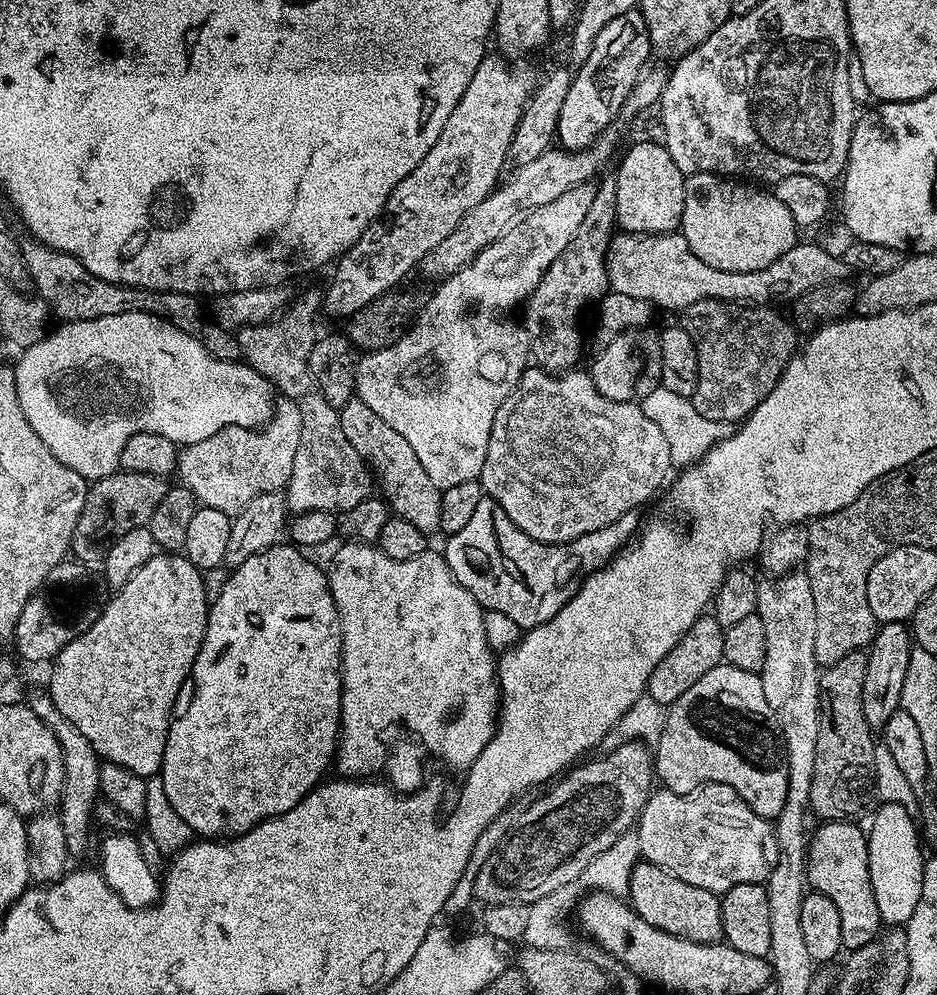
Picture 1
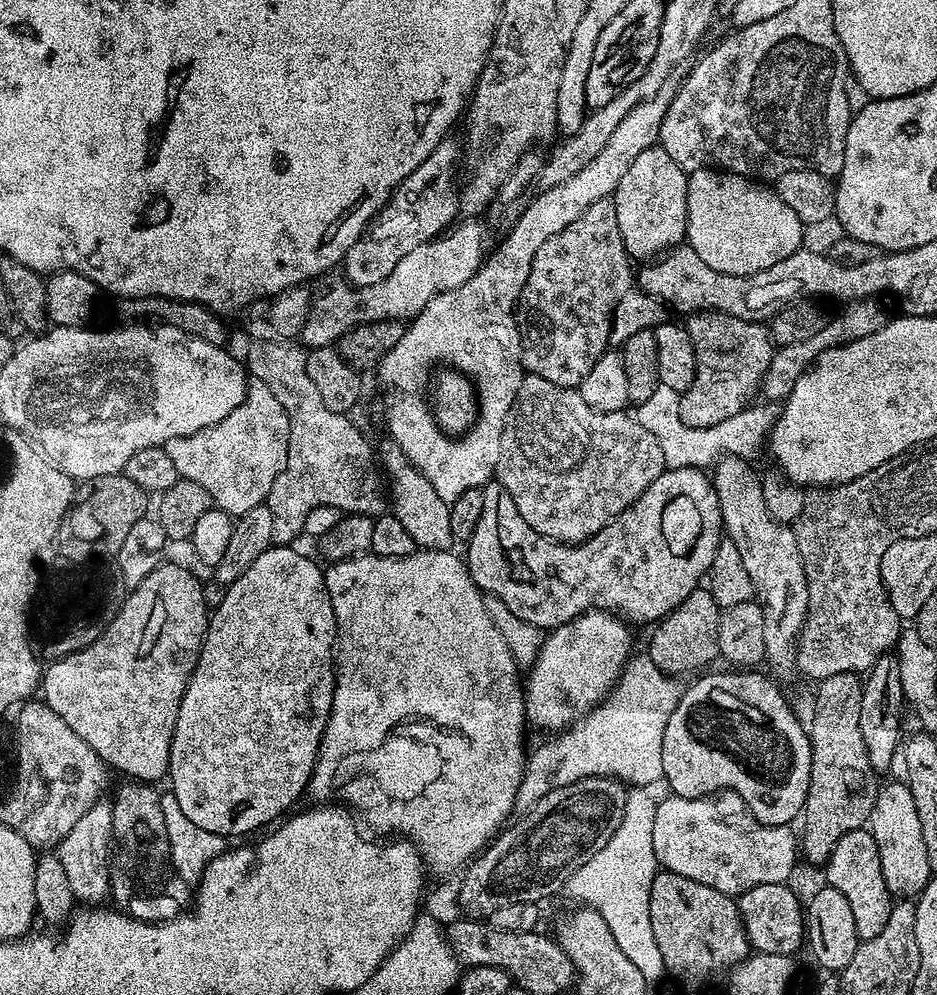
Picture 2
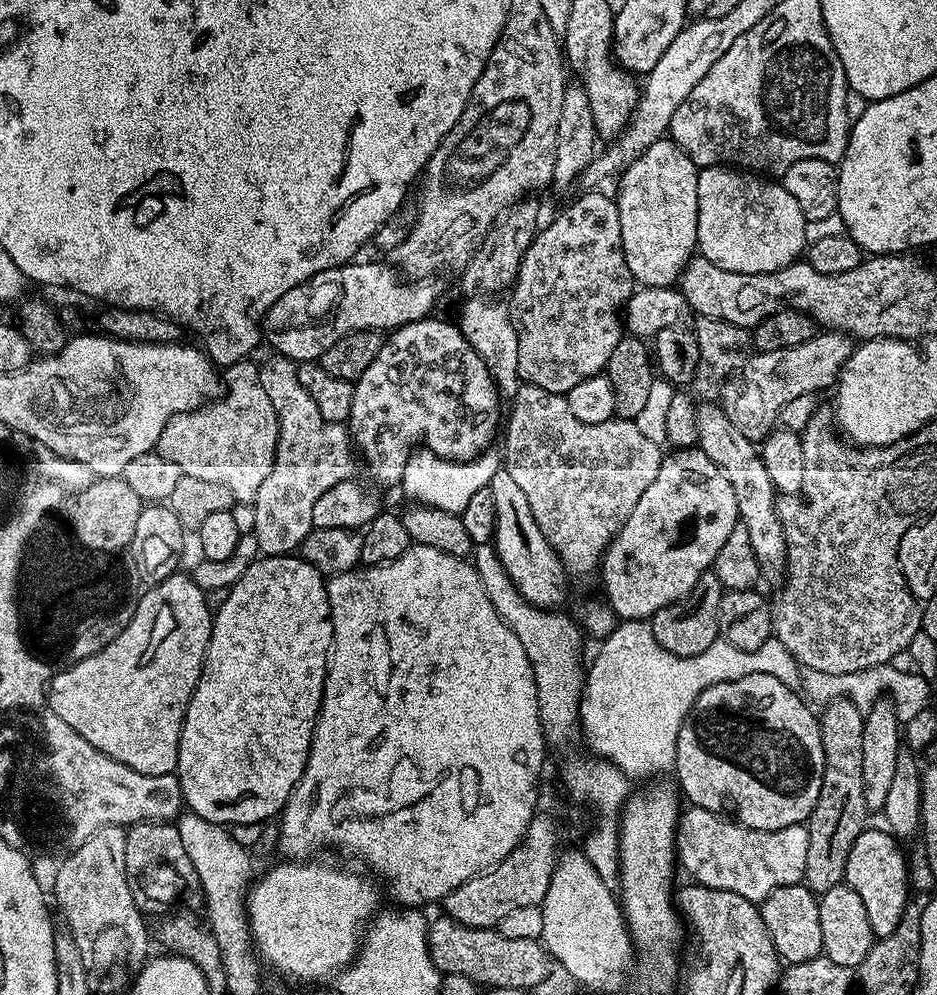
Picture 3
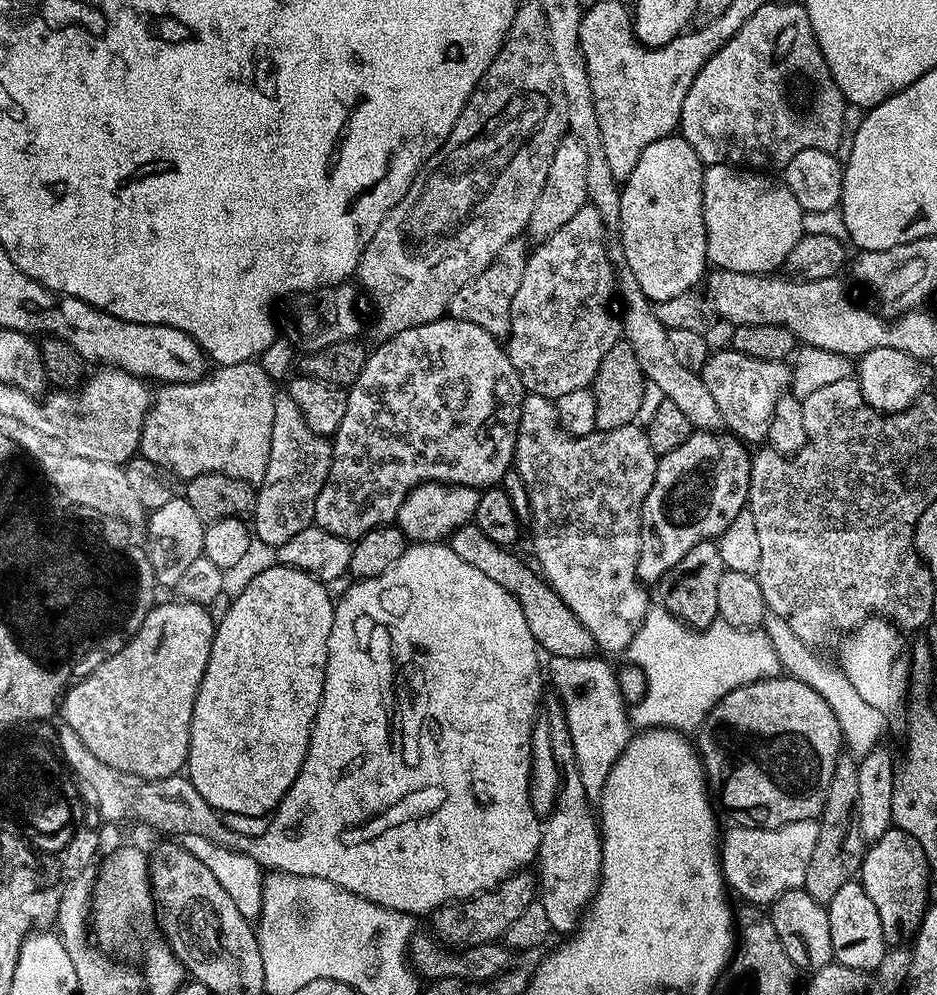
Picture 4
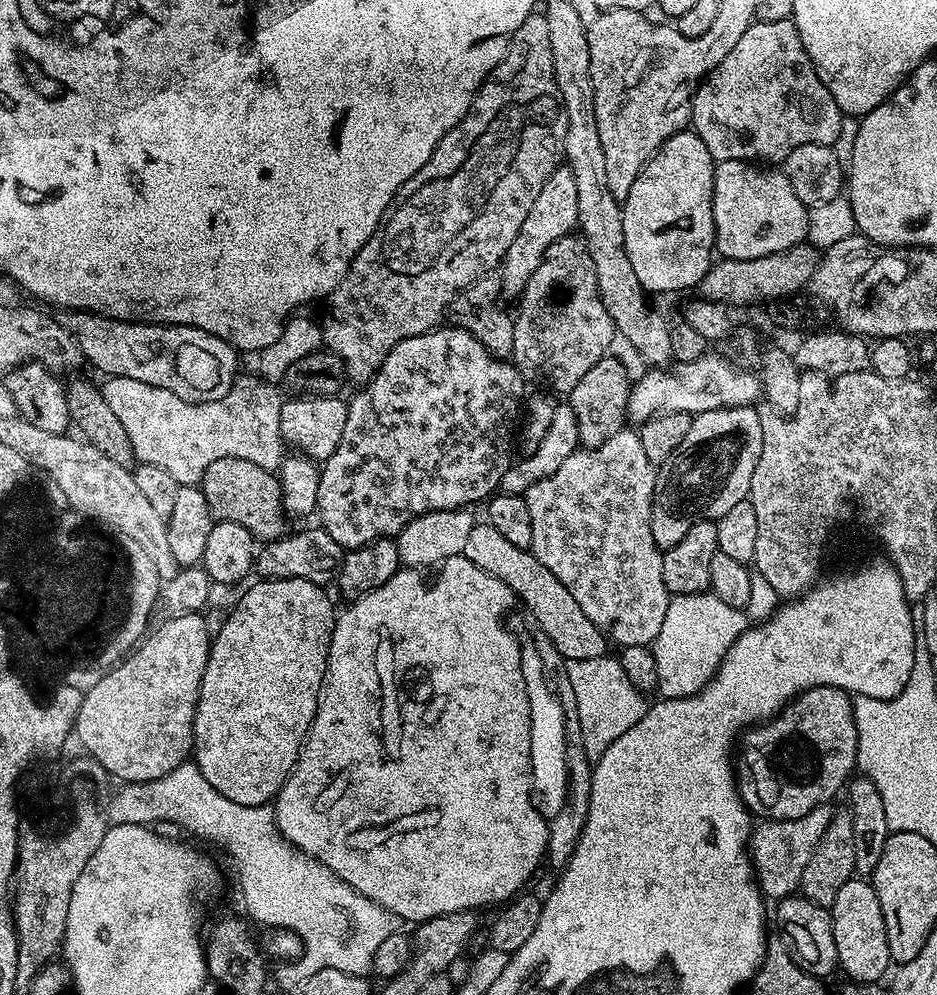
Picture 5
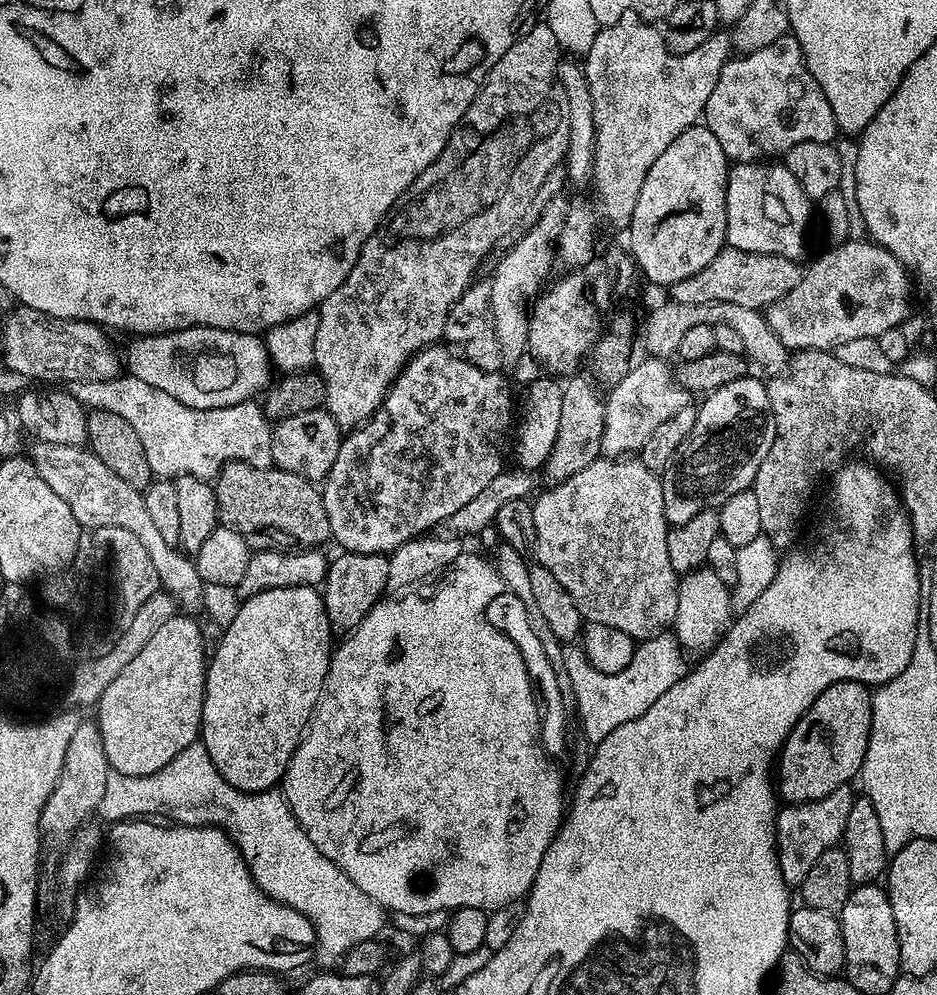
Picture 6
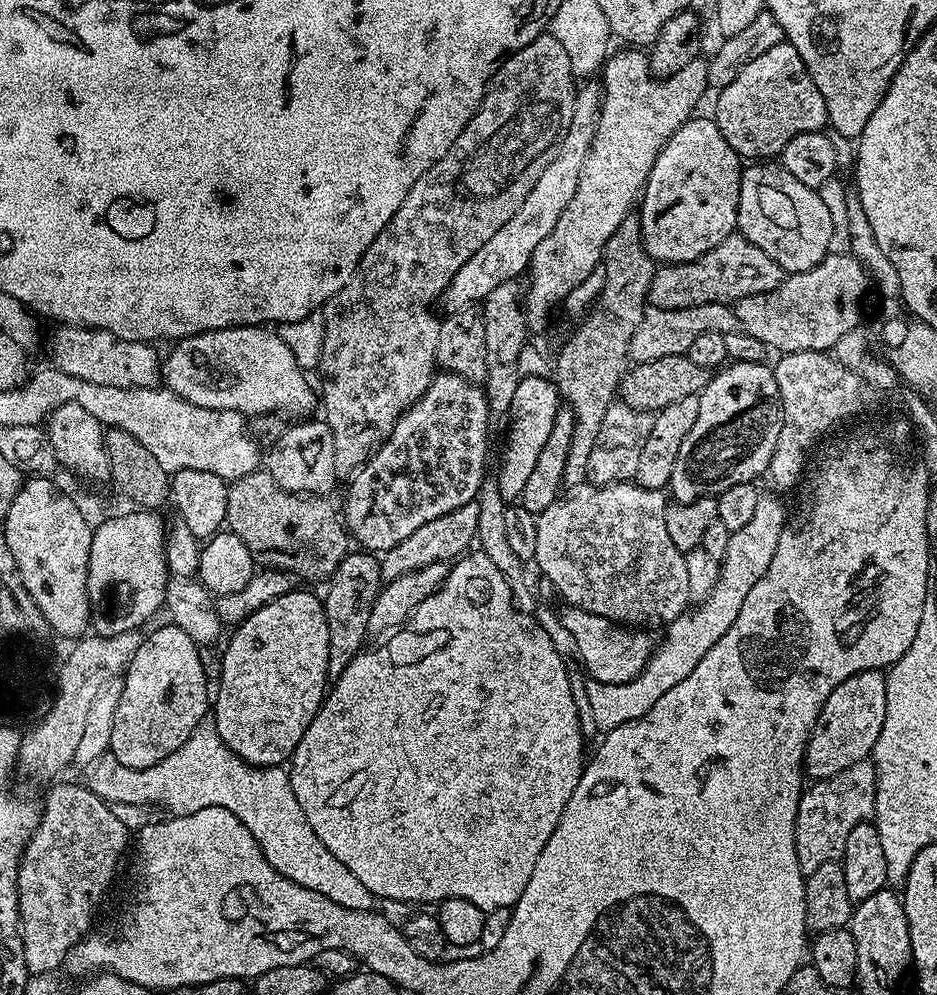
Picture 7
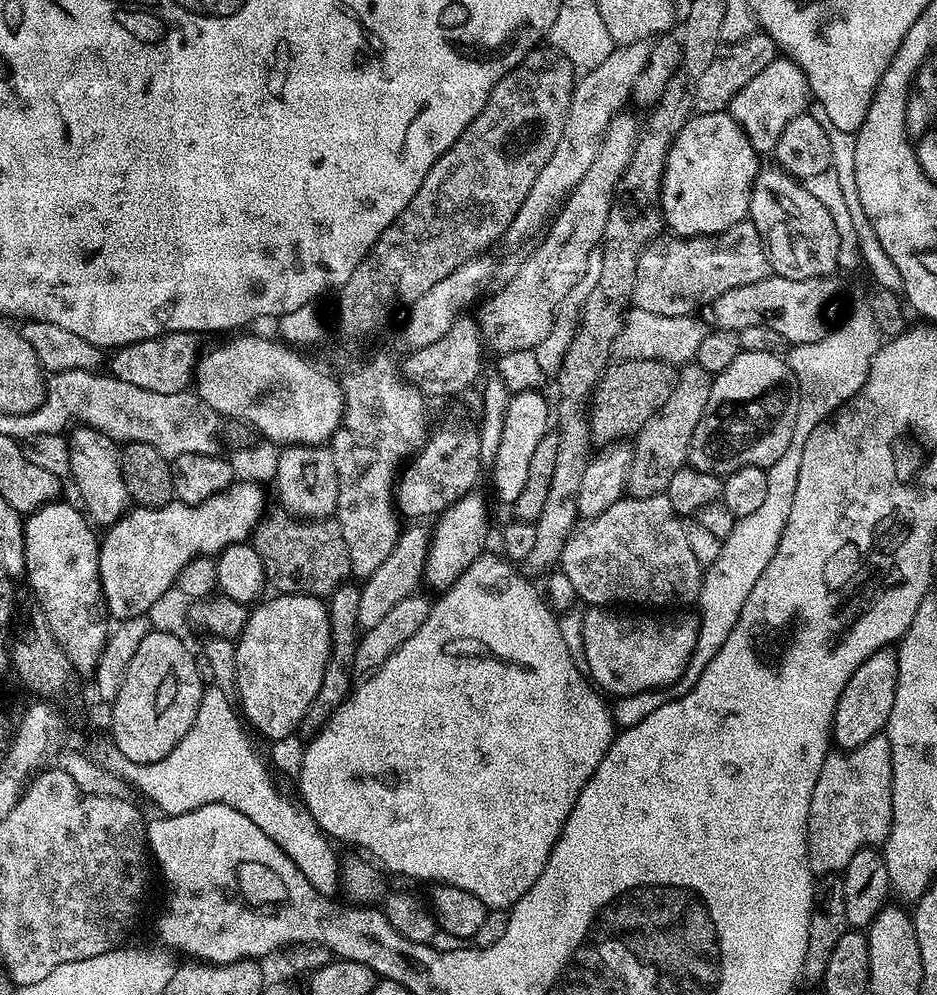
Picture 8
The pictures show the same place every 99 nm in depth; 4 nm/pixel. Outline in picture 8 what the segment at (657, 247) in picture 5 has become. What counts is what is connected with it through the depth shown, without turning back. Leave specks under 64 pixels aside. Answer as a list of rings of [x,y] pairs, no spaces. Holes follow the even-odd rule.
[[[731,111],[702,112],[689,118],[672,143],[660,187],[660,210],[667,231],[669,228],[672,231],[669,233],[676,238],[717,236],[722,230],[730,230],[730,226],[749,219],[752,187],[756,175],[762,171],[760,160],[761,157],[754,146],[750,146],[750,140],[746,138],[742,126],[734,122]]]

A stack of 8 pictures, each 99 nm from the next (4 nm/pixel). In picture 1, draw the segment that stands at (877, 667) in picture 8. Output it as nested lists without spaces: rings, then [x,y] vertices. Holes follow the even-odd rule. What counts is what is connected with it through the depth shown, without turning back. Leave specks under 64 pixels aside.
[[[720,663],[714,666],[714,670],[709,670],[703,676],[698,678],[698,682],[694,682],[694,686],[690,686],[690,690],[686,690],[686,694],[682,694],[682,698],[678,698],[667,709],[664,718],[664,729],[660,732],[660,739],[654,744],[654,776],[657,781],[660,780],[665,789],[669,792],[677,792],[678,794],[686,794],[699,788],[701,784],[728,784],[737,792],[741,798],[750,806],[750,810],[754,810],[758,815],[765,818],[774,818],[782,810],[782,806],[786,806],[786,790],[788,789],[788,750],[784,745],[784,735],[780,729],[778,718],[774,714],[774,710],[770,710],[770,702],[766,702],[766,694],[762,691],[762,682],[759,675],[746,670],[738,670],[738,666],[730,666],[726,663]]]

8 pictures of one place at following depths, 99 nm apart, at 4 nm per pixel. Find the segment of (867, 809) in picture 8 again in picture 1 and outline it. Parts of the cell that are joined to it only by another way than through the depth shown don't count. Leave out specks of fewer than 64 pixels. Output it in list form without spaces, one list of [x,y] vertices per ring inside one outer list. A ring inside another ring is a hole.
[[[701,784],[692,792],[678,794],[667,790],[653,791],[638,821],[640,855],[654,866],[662,866],[674,878],[702,886],[717,894],[728,892],[739,884],[764,884],[780,861],[776,829],[765,817],[758,815],[728,784]]]

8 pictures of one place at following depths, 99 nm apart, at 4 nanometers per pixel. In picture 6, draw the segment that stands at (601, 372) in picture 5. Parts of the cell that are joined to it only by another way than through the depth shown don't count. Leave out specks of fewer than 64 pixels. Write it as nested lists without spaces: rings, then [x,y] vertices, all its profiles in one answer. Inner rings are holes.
[[[569,375],[562,384],[562,418],[558,425],[558,436],[554,438],[554,450],[550,450],[550,458],[542,469],[543,475],[548,475],[549,485],[561,484],[566,478],[578,474],[578,470],[586,470],[586,466],[602,456],[600,447],[606,418],[606,400],[603,395],[596,393],[597,385],[587,375],[580,375]]]

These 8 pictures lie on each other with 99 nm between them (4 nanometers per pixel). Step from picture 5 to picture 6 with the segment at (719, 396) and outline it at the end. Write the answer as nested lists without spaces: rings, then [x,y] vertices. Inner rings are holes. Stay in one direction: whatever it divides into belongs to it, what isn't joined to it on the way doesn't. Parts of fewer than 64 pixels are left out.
[[[644,358],[644,361],[633,363],[628,373],[617,384],[611,385],[607,393],[604,409],[604,429],[602,430],[601,453],[608,458],[620,458],[625,454],[639,453],[640,448],[674,414],[689,407],[690,393],[683,383],[672,377],[668,369],[669,361],[664,358]]]

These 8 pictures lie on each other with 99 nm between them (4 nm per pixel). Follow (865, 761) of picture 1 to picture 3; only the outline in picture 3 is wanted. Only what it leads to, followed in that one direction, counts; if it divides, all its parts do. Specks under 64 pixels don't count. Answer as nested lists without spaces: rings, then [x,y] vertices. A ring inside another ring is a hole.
[[[846,698],[831,700],[829,704],[823,705],[818,719],[822,734],[824,769],[822,790],[818,790],[818,802],[806,821],[810,846],[806,850],[803,883],[808,885],[811,892],[822,894],[844,883],[846,858],[850,858],[850,846],[854,846],[858,834],[862,834],[869,823],[870,809],[866,806],[866,794],[862,790],[864,715],[861,709],[855,708]]]

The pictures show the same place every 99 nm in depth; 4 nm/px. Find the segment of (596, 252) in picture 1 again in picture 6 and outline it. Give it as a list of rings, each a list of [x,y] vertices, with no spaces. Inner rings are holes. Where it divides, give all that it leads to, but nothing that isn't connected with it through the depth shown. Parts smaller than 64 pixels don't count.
[[[569,271],[561,280],[553,279],[532,300],[529,314],[529,340],[527,353],[532,356],[545,373],[556,378],[564,378],[575,373],[580,363],[585,363],[596,341],[600,338],[602,323],[592,300],[588,297],[588,288],[584,285],[581,273]]]

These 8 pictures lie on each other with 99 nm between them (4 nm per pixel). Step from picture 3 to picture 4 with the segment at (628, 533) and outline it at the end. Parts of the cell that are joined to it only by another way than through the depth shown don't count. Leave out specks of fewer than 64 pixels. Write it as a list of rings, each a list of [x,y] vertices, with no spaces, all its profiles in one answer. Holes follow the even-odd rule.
[[[712,430],[693,431],[692,435],[686,438],[686,442],[682,442],[682,446],[678,446],[678,450],[670,450],[666,455],[659,457],[656,465],[656,477],[650,486],[650,494],[646,494],[644,505],[640,511],[640,561],[636,567],[636,574],[645,585],[652,586],[659,582],[666,574],[666,570],[670,570],[678,562],[682,562],[683,556],[690,551],[690,546],[694,546],[703,540],[716,540],[719,538],[726,530],[726,526],[730,526],[730,522],[734,522],[734,518],[738,518],[738,514],[745,511],[748,502],[748,487],[750,486],[750,470],[752,469],[750,452],[744,449],[747,447],[735,435],[720,435],[724,434],[717,434]]]

